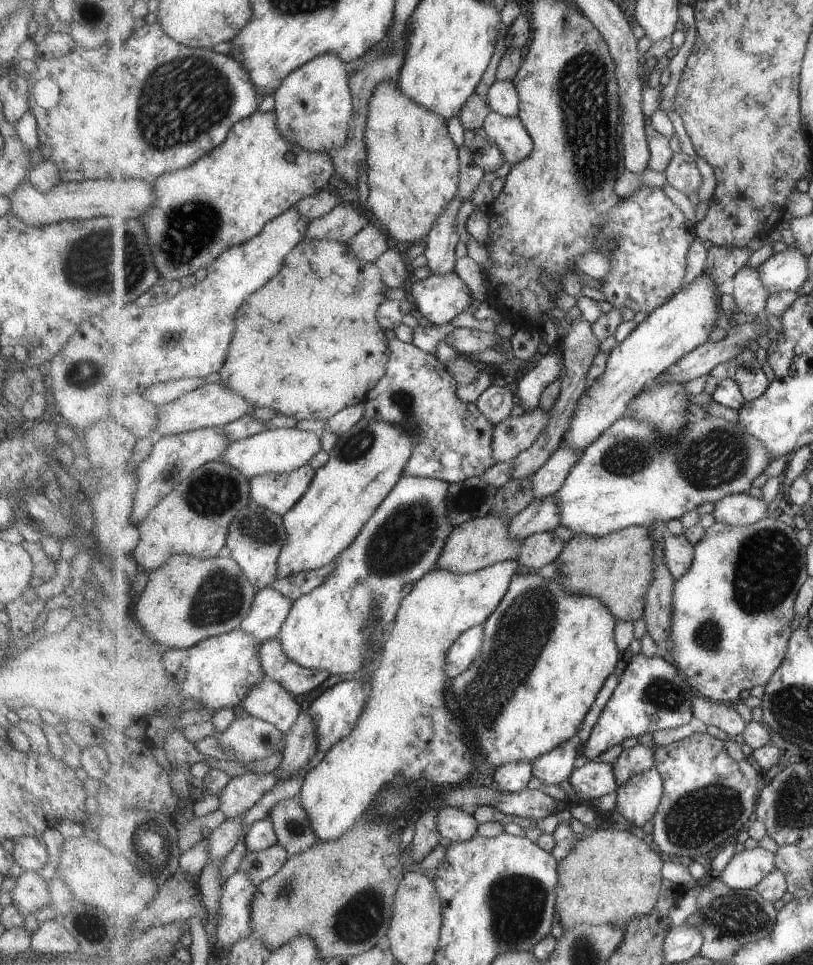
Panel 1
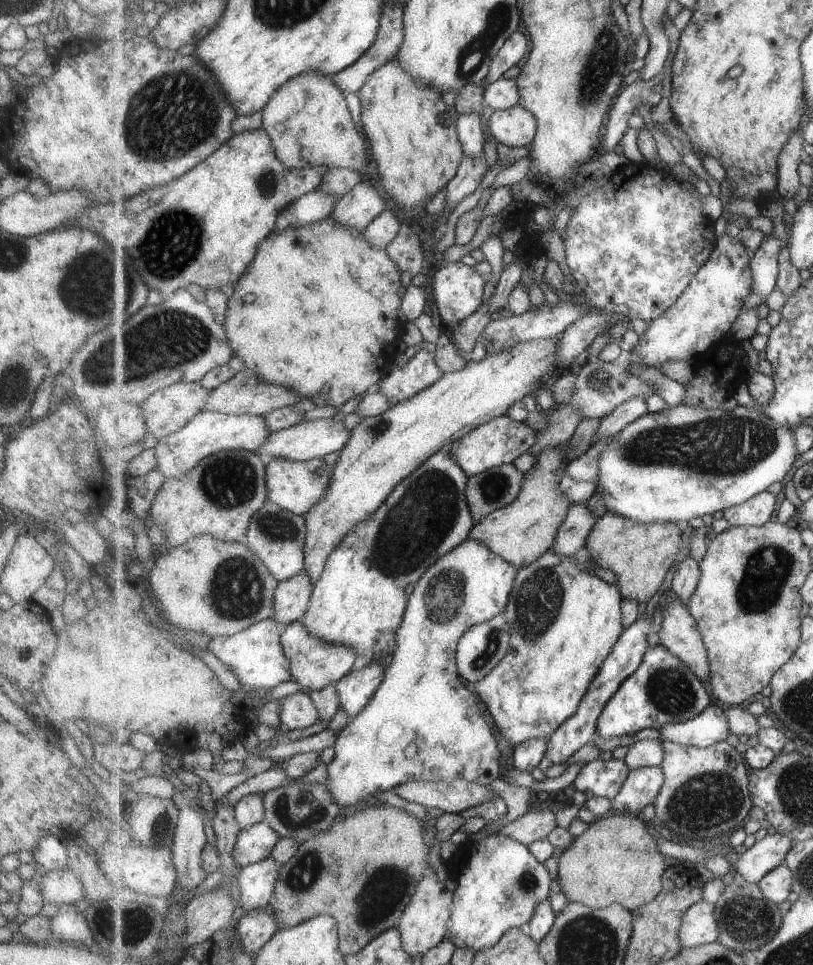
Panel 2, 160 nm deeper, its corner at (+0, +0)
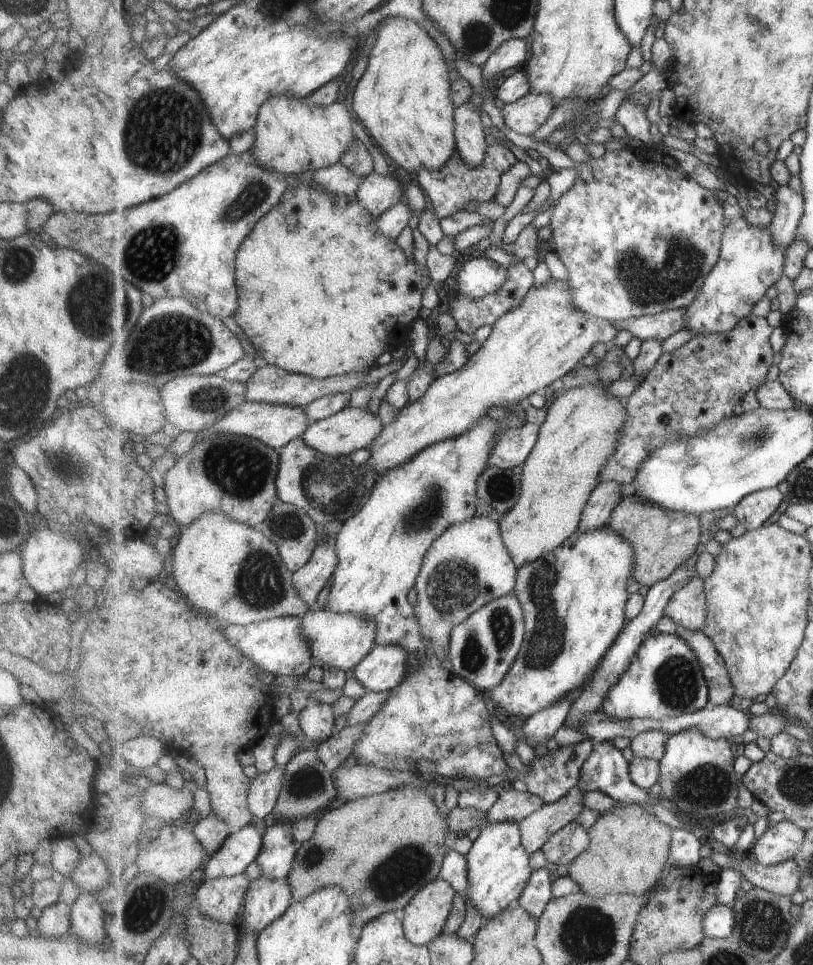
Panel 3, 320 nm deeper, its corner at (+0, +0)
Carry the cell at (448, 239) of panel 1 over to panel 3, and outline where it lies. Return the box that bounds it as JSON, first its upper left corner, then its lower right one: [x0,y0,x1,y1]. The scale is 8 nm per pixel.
[455,99,487,168]

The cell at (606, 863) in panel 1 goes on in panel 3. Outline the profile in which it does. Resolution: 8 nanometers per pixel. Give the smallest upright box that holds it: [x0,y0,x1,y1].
[567,804,672,898]

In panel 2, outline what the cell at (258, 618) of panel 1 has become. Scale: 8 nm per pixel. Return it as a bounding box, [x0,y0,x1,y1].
[269,573,313,626]

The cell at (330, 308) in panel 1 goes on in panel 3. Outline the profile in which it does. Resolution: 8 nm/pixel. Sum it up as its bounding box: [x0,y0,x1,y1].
[233,172,431,380]

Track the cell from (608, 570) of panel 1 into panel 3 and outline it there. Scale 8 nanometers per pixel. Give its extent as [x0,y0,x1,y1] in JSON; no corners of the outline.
[607,496,701,589]

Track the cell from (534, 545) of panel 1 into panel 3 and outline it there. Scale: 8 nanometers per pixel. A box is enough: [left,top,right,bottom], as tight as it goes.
[579,482,624,532]

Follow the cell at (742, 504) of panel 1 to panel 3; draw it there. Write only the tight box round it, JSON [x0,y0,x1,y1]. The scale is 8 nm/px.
[733,487,785,530]

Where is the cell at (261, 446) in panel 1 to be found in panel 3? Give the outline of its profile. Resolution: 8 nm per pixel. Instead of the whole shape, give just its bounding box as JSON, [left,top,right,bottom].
[301,408,385,457]

